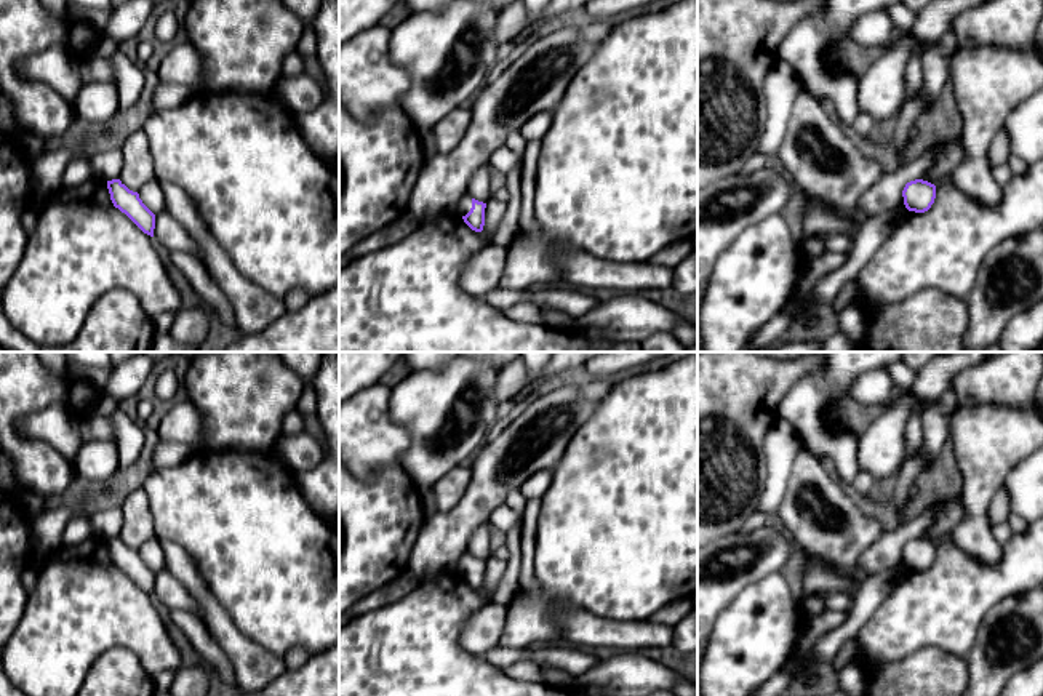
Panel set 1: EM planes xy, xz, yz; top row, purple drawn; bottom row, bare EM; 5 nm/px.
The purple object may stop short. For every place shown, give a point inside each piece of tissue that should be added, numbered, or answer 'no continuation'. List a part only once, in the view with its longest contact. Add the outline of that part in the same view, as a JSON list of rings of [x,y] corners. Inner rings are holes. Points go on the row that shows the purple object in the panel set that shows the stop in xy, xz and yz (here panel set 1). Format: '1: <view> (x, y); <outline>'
1: xz (464, 205); [[[464,195],[458,205],[458,211],[461,213],[461,216],[466,216],[472,208],[472,197],[470,195]]]

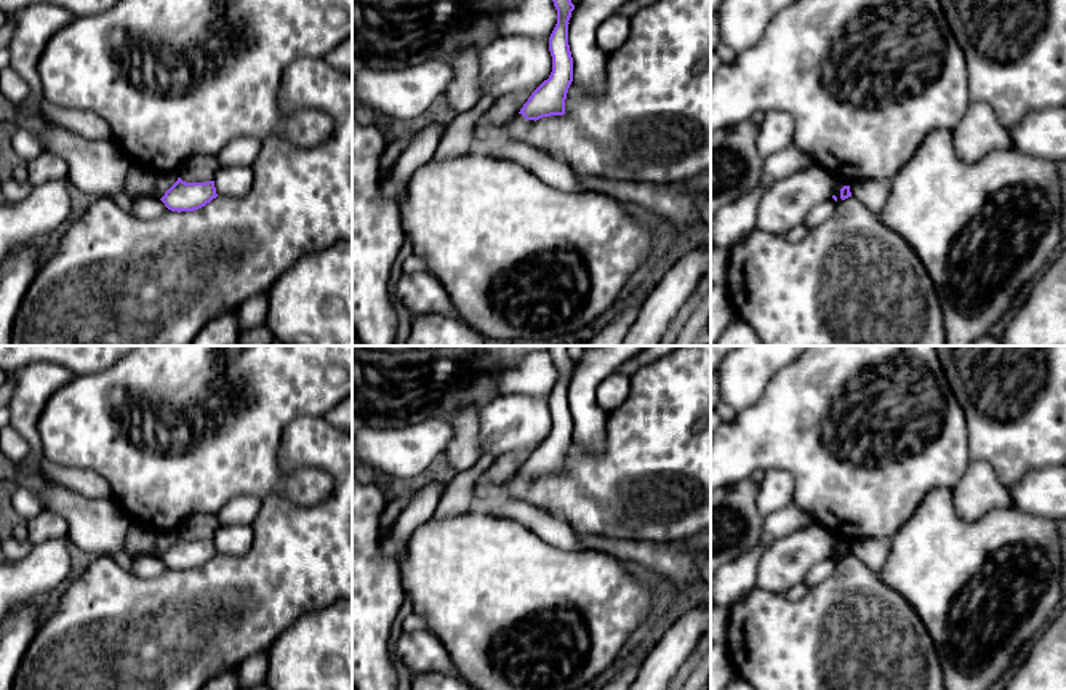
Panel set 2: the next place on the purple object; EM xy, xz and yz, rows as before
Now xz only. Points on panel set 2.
no continuation

